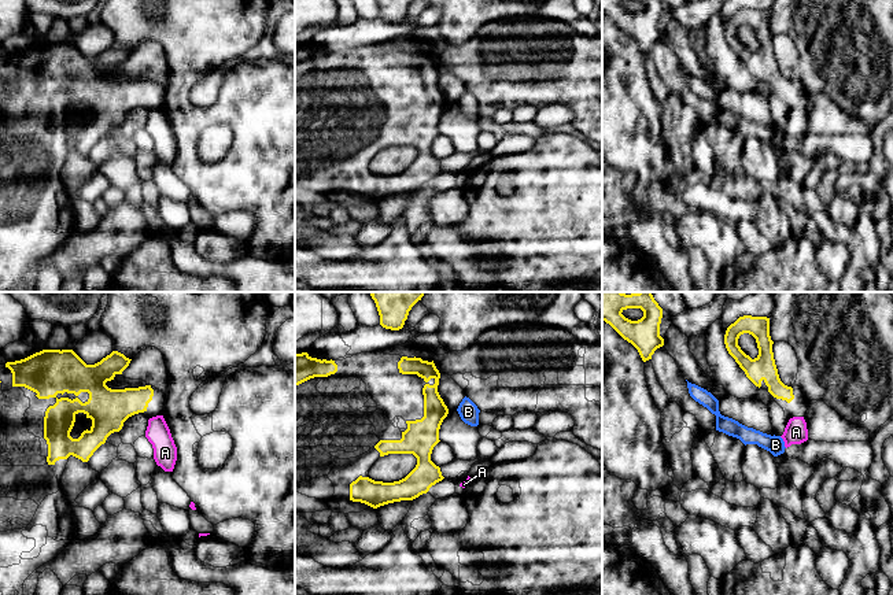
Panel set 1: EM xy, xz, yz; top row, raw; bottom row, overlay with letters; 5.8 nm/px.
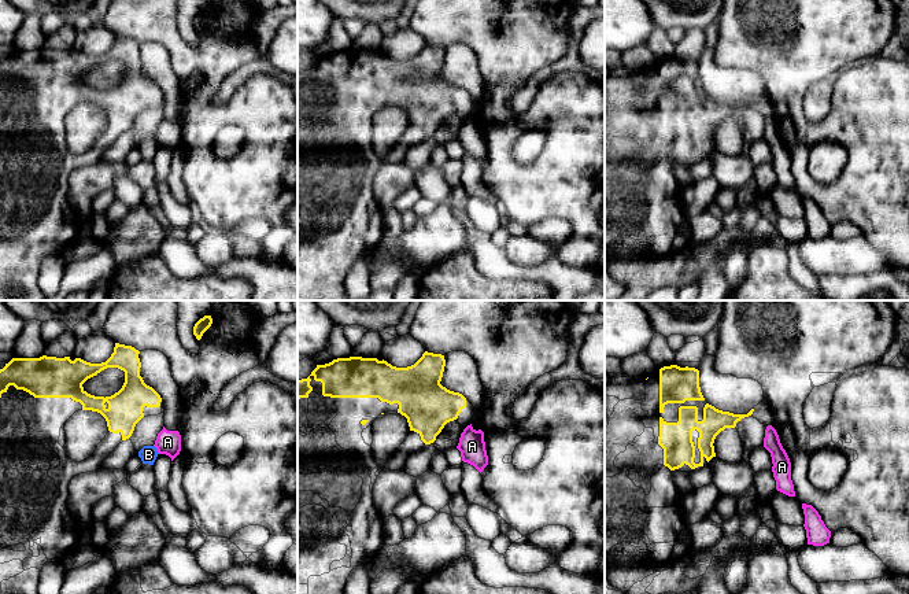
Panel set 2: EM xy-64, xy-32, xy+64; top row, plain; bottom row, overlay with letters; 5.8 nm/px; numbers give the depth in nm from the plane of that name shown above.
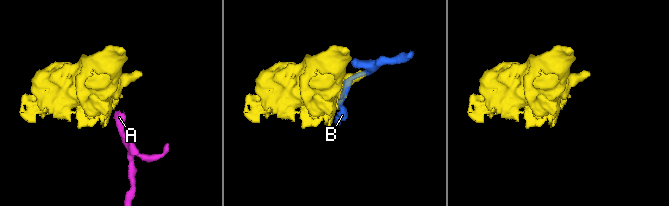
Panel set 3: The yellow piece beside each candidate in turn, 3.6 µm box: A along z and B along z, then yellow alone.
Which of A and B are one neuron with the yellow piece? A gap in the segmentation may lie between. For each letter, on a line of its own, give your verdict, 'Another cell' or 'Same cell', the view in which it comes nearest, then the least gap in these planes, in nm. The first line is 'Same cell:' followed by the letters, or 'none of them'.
Same cell: none of them
A: Another cell. Closest in xy. Distance 50 nm
B: Another cell. Closest in xz. Distance 60 nm

